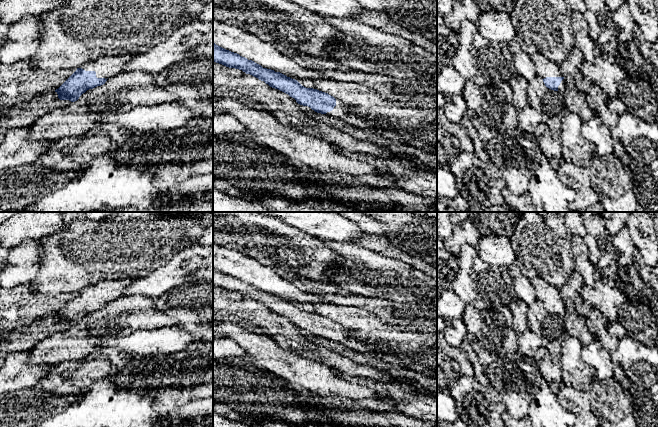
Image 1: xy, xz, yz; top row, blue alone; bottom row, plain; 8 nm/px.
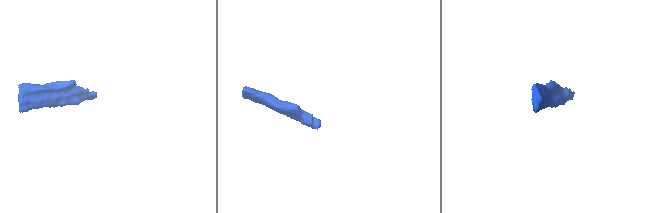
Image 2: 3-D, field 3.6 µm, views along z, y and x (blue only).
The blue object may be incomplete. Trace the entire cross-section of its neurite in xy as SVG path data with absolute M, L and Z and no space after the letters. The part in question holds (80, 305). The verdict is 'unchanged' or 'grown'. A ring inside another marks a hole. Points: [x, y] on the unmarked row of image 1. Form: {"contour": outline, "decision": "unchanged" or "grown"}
{"contour": "M131 279L101 280L86 286L58 312L55 316L60 324L75 326L89 313L105 308L108 302L120 299L123 290Z", "decision": "grown"}

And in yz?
{"contour": "M541 277L533 278L531 284L536 292L537 300L543 304L545 310L563 319L567 312L559 289L548 284Z", "decision": "grown"}

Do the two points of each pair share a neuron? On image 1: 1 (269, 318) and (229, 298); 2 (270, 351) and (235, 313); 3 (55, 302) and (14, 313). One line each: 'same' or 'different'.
1: same
2: different
3: same

